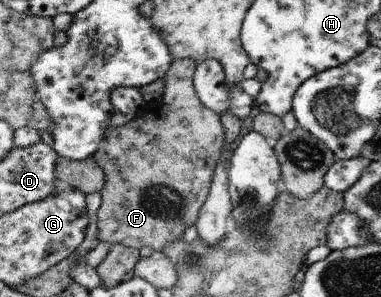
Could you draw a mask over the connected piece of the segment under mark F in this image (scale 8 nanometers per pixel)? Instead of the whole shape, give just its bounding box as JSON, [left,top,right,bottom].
[93,59,225,255]

